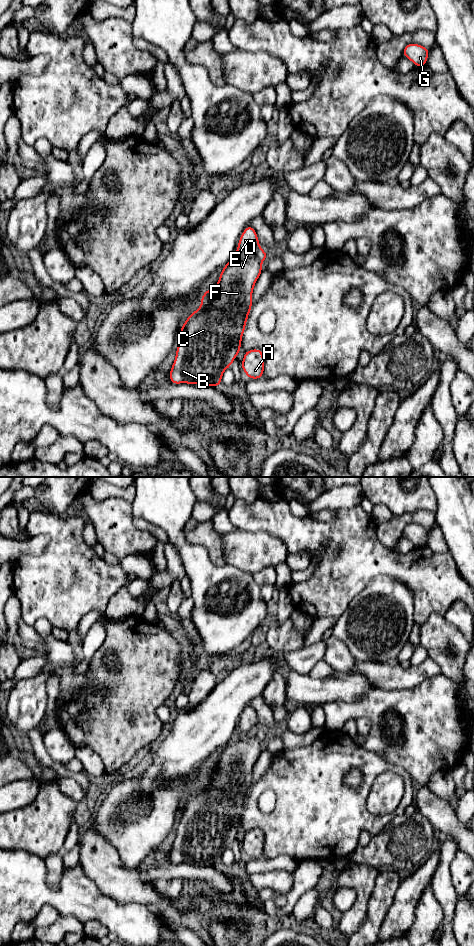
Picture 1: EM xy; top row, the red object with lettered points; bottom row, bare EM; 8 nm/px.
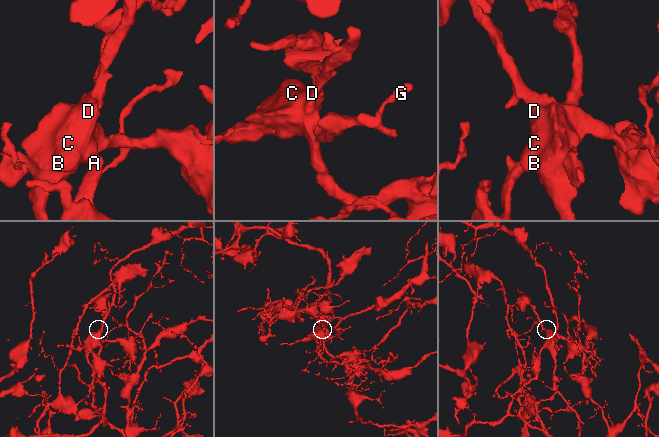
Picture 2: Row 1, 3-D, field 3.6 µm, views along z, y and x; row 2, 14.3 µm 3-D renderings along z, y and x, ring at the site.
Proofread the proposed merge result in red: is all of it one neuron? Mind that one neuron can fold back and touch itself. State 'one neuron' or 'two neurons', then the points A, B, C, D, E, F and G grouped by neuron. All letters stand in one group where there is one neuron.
two neurons; groups A E / B C D F G

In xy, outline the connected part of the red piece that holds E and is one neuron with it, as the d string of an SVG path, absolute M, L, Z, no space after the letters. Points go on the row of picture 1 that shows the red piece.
M248 225L240 236L237 251L243 255L251 254L260 249L255 229Z

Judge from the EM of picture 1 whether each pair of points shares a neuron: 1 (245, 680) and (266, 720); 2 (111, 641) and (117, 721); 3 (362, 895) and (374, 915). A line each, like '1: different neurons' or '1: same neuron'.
1: different neurons
2: same neuron
3: different neurons

